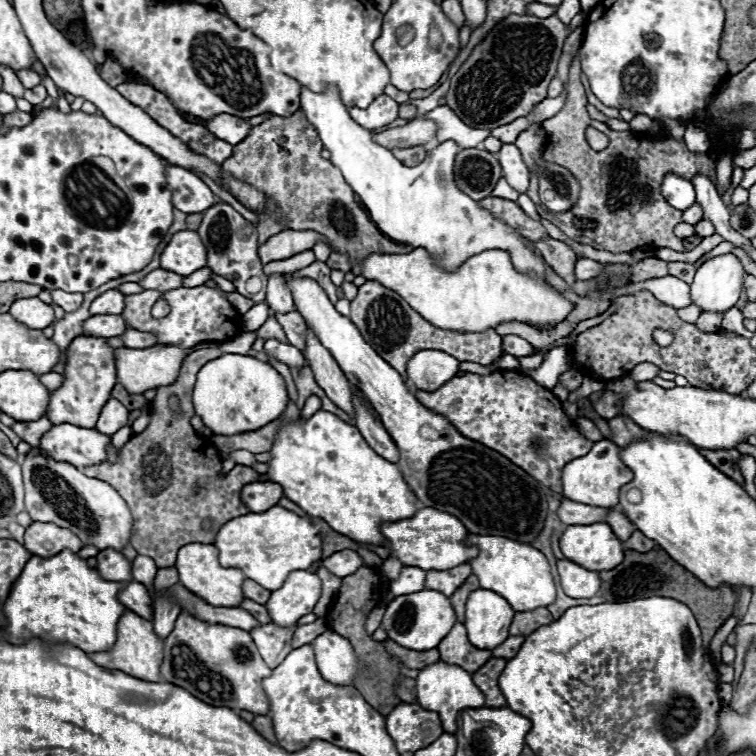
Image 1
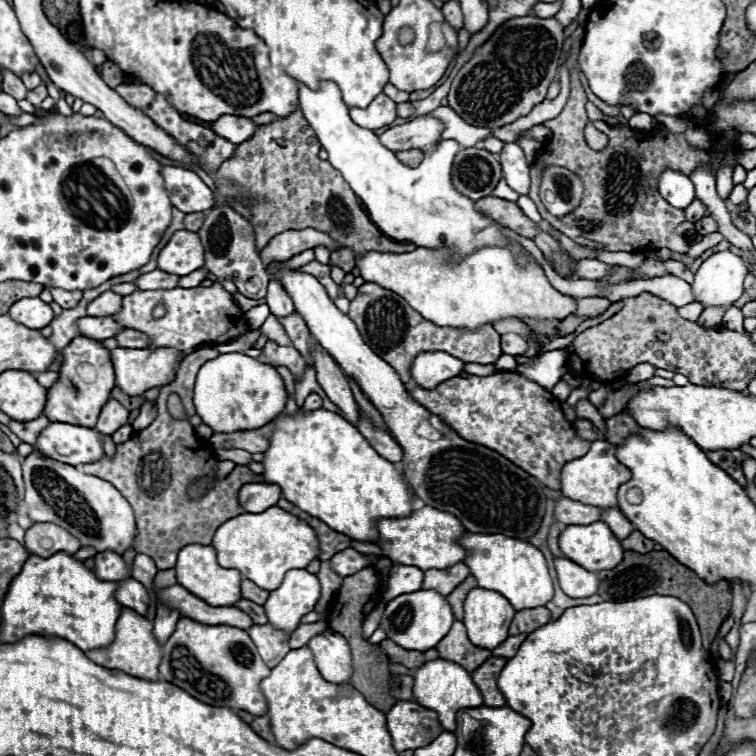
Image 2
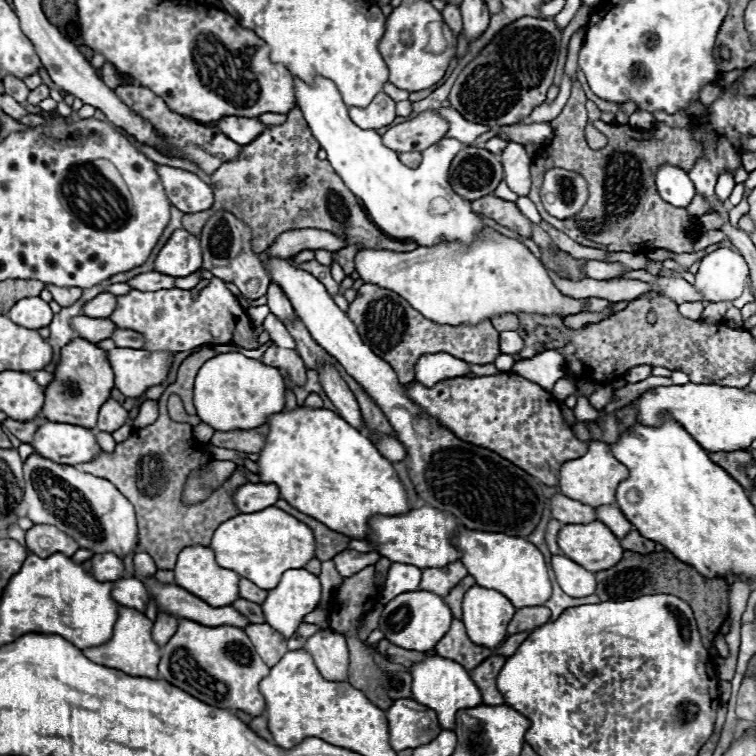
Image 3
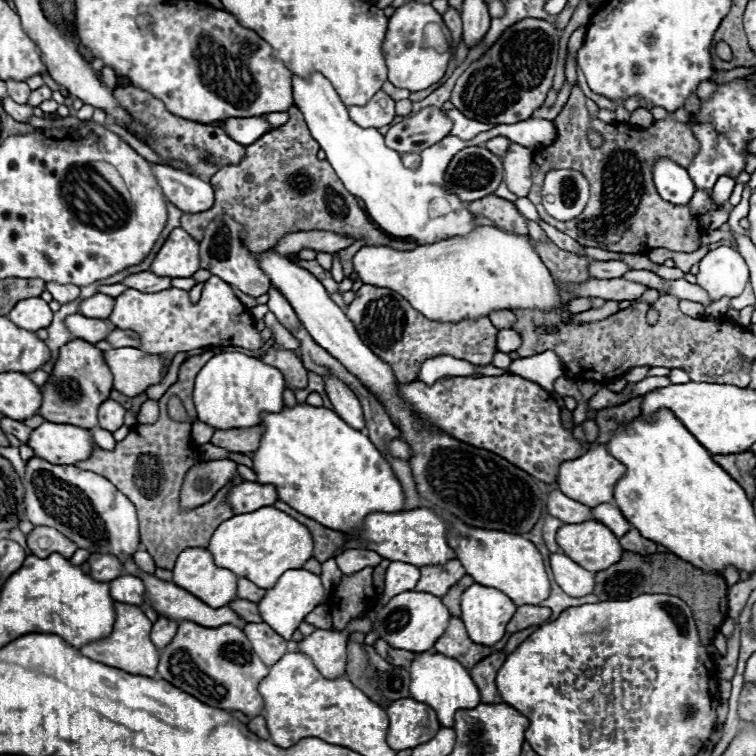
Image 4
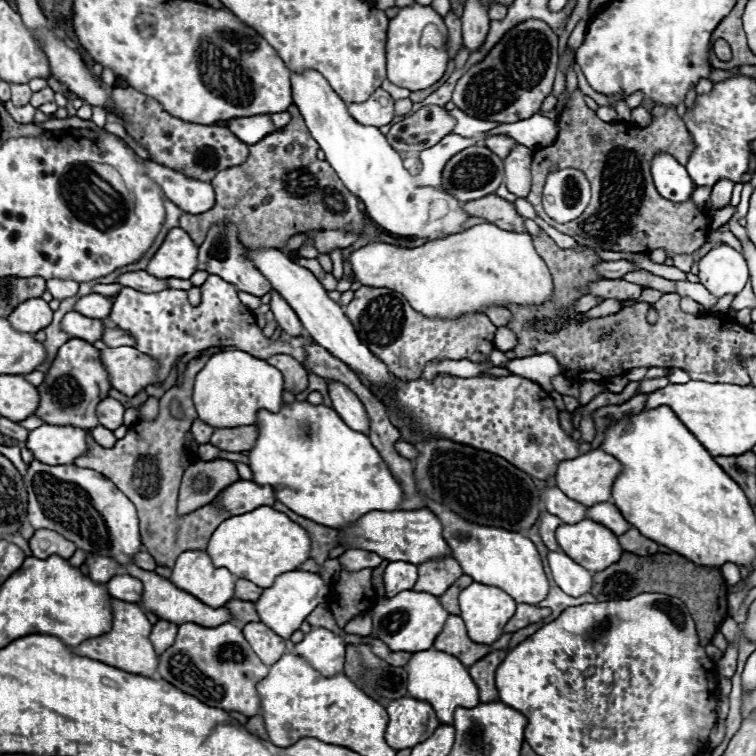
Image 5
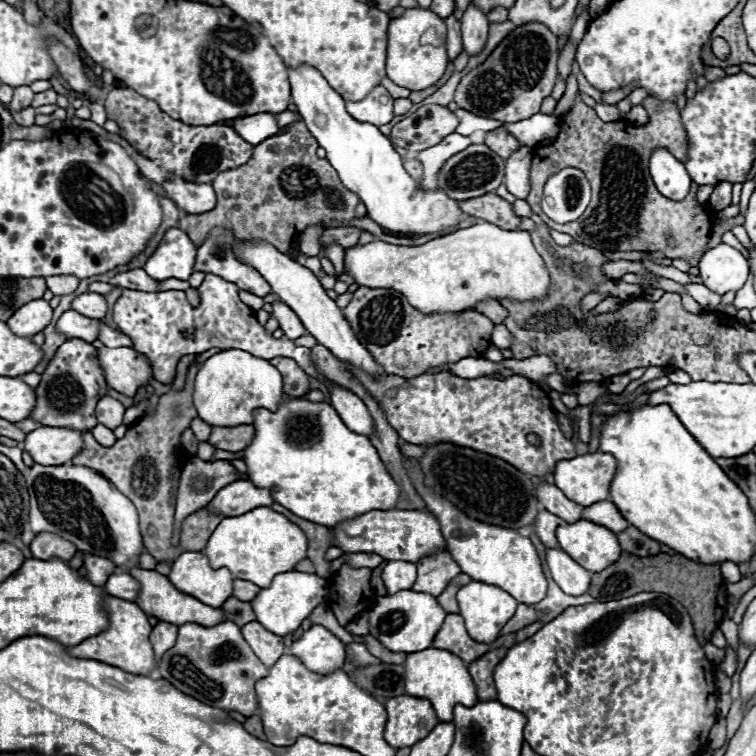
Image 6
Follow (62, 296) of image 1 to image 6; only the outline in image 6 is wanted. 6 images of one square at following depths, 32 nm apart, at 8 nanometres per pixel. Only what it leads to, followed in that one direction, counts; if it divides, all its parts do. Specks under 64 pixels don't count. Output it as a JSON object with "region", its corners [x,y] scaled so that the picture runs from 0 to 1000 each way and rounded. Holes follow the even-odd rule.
{"region":[[[66,365],[66,368],[61,368],[61,376],[71,392],[95,389],[103,381],[103,370],[98,365]]]}

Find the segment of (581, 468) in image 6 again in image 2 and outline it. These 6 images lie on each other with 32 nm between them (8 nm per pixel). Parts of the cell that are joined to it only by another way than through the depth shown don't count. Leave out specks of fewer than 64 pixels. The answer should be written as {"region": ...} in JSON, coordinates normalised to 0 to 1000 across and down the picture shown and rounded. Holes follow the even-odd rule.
{"region":[[[802,582],[783,585],[775,603],[754,608],[743,619],[743,656],[765,661],[770,667],[788,667],[794,672],[807,672],[817,667],[817,646],[836,632],[836,624],[815,606],[815,590]]]}

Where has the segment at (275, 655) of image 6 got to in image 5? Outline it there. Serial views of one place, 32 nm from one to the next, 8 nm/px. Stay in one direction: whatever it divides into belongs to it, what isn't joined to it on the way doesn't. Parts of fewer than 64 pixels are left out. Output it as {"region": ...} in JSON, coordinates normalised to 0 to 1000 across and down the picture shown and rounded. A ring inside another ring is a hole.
{"region":[[[331,823],[320,831],[320,836],[323,836],[325,847],[331,849],[331,854],[336,857],[336,862],[341,865],[341,870],[352,881],[360,881],[378,862],[378,847],[370,844],[368,839],[362,839],[347,823]]]}

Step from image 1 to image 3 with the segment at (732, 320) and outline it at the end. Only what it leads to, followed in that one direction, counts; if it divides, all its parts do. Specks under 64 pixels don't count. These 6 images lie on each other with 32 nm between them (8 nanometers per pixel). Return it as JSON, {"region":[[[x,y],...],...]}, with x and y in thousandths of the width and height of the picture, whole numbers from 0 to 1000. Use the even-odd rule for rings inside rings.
{"region":[[[964,405],[956,419],[956,426],[966,434],[983,437],[983,425],[980,411],[971,405]]]}

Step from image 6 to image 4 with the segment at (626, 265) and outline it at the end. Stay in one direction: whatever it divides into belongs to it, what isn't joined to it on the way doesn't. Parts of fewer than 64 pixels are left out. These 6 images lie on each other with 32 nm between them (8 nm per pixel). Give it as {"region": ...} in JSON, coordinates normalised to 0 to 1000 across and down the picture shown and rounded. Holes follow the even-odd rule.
{"region":[[[783,344],[778,352],[778,360],[783,368],[791,370],[807,370],[807,368],[820,368],[831,360],[833,354],[820,347],[820,344],[804,344],[804,347],[794,347],[794,344]]]}

